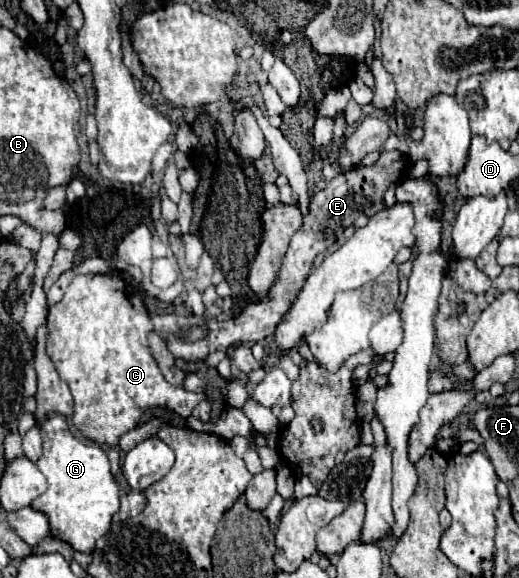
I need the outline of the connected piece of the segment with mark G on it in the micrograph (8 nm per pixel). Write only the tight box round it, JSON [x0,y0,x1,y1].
[32,416,120,554]

